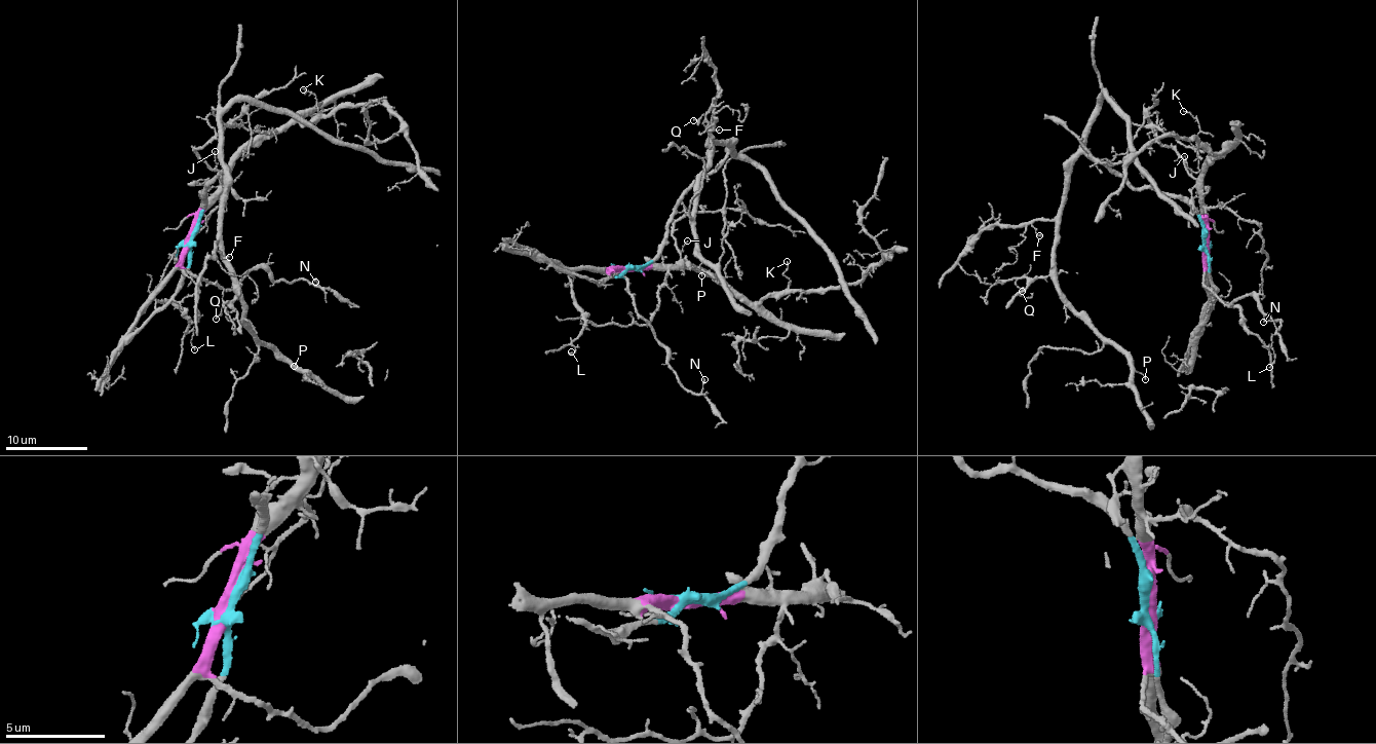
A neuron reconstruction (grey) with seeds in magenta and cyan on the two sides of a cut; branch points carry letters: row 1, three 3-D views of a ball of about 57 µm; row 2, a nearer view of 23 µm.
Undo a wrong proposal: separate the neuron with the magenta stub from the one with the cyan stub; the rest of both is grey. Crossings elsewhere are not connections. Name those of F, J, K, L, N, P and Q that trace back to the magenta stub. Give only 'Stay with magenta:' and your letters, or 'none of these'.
Stay with magenta: J, K, L, N

